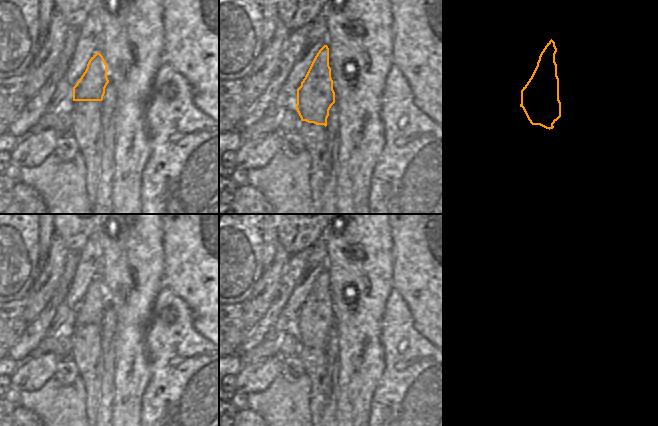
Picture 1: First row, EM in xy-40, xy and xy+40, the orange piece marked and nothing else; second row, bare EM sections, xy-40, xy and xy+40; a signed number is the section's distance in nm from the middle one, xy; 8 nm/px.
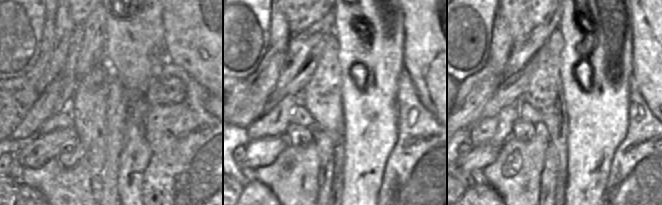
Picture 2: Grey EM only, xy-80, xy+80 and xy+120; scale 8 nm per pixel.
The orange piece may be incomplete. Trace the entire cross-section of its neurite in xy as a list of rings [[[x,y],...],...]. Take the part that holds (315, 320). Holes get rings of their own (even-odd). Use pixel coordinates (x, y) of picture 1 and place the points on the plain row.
[[[324,269],[297,313],[295,332],[301,345],[326,351],[329,334],[334,327],[335,316],[329,290],[329,272]]]

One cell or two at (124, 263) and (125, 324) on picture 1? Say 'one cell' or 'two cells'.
one cell

